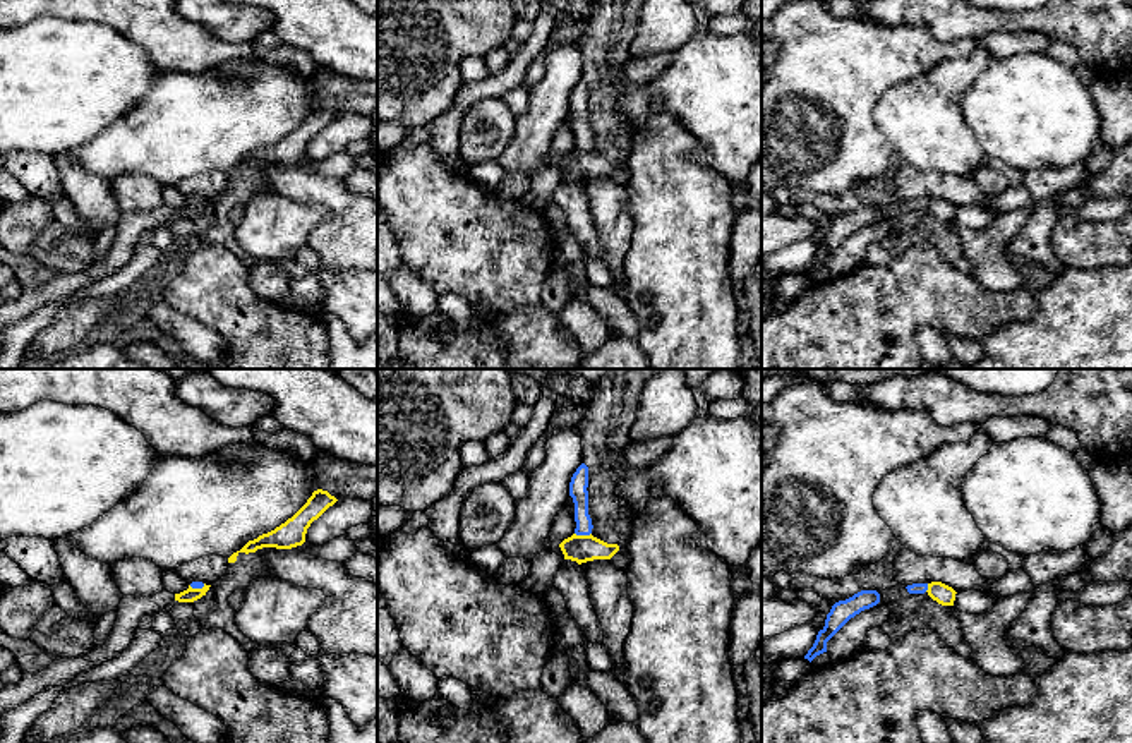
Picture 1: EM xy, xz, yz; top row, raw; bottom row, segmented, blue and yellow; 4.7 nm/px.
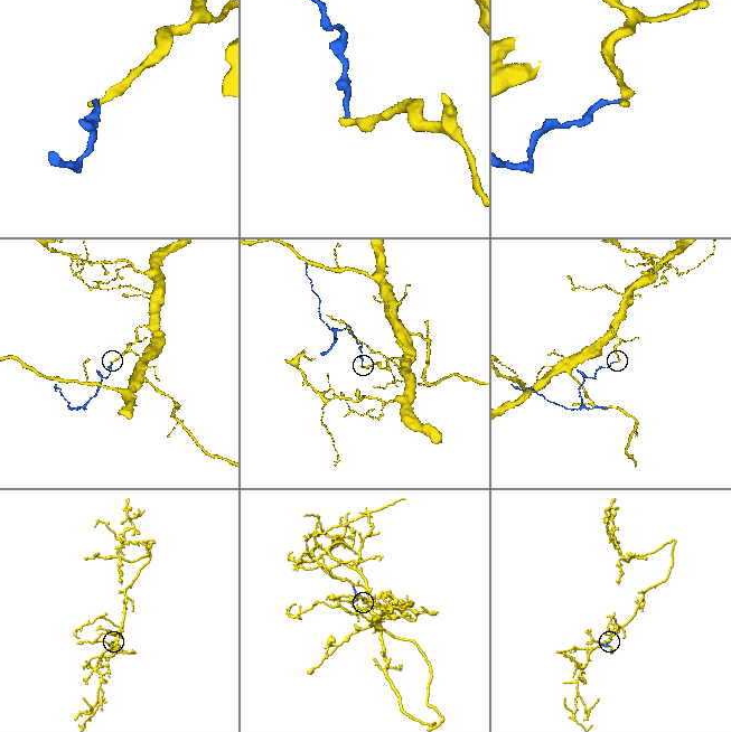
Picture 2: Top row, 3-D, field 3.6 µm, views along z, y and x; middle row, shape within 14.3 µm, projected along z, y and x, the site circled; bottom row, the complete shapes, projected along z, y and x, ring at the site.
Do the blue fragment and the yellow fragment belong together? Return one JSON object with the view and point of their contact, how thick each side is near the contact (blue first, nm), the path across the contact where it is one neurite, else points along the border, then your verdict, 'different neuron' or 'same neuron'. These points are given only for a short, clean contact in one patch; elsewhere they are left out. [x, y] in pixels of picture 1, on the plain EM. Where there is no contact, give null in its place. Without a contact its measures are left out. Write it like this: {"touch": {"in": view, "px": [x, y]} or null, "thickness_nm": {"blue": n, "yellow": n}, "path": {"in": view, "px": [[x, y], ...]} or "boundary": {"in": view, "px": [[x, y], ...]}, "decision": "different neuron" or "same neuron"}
{"touch": {"in": "xz", "px": [584, 150]}, "thickness_nm": {"blue": 90, "yellow": 130}, "boundary": {"in": "xz", "px": [[575, 148], [590, 150]]}, "decision": "different neuron"}

